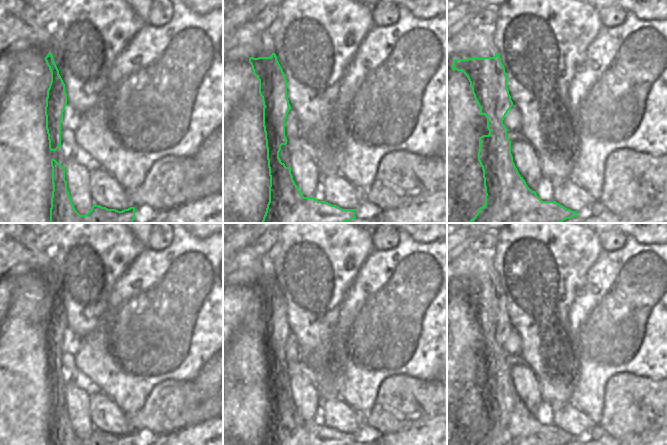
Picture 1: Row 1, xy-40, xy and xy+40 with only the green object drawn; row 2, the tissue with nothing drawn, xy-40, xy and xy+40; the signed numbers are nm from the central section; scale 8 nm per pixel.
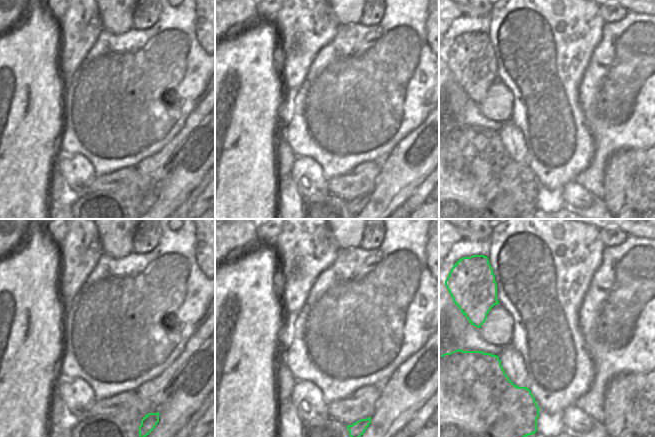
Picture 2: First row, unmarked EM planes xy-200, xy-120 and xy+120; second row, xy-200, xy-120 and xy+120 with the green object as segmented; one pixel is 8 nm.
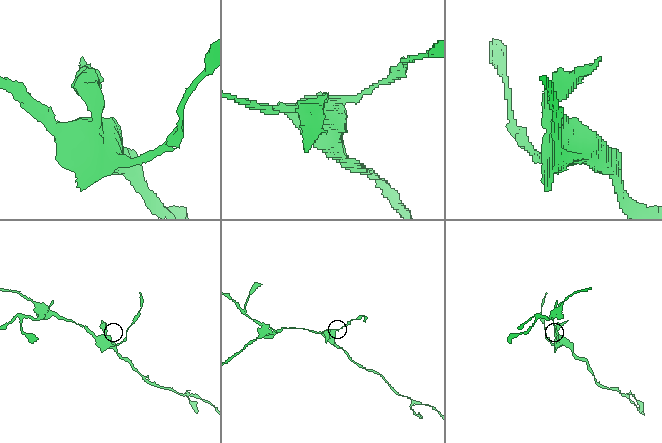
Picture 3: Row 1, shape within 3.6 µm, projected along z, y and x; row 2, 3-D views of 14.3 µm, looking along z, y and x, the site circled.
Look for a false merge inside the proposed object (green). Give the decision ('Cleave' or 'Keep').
Cleave

